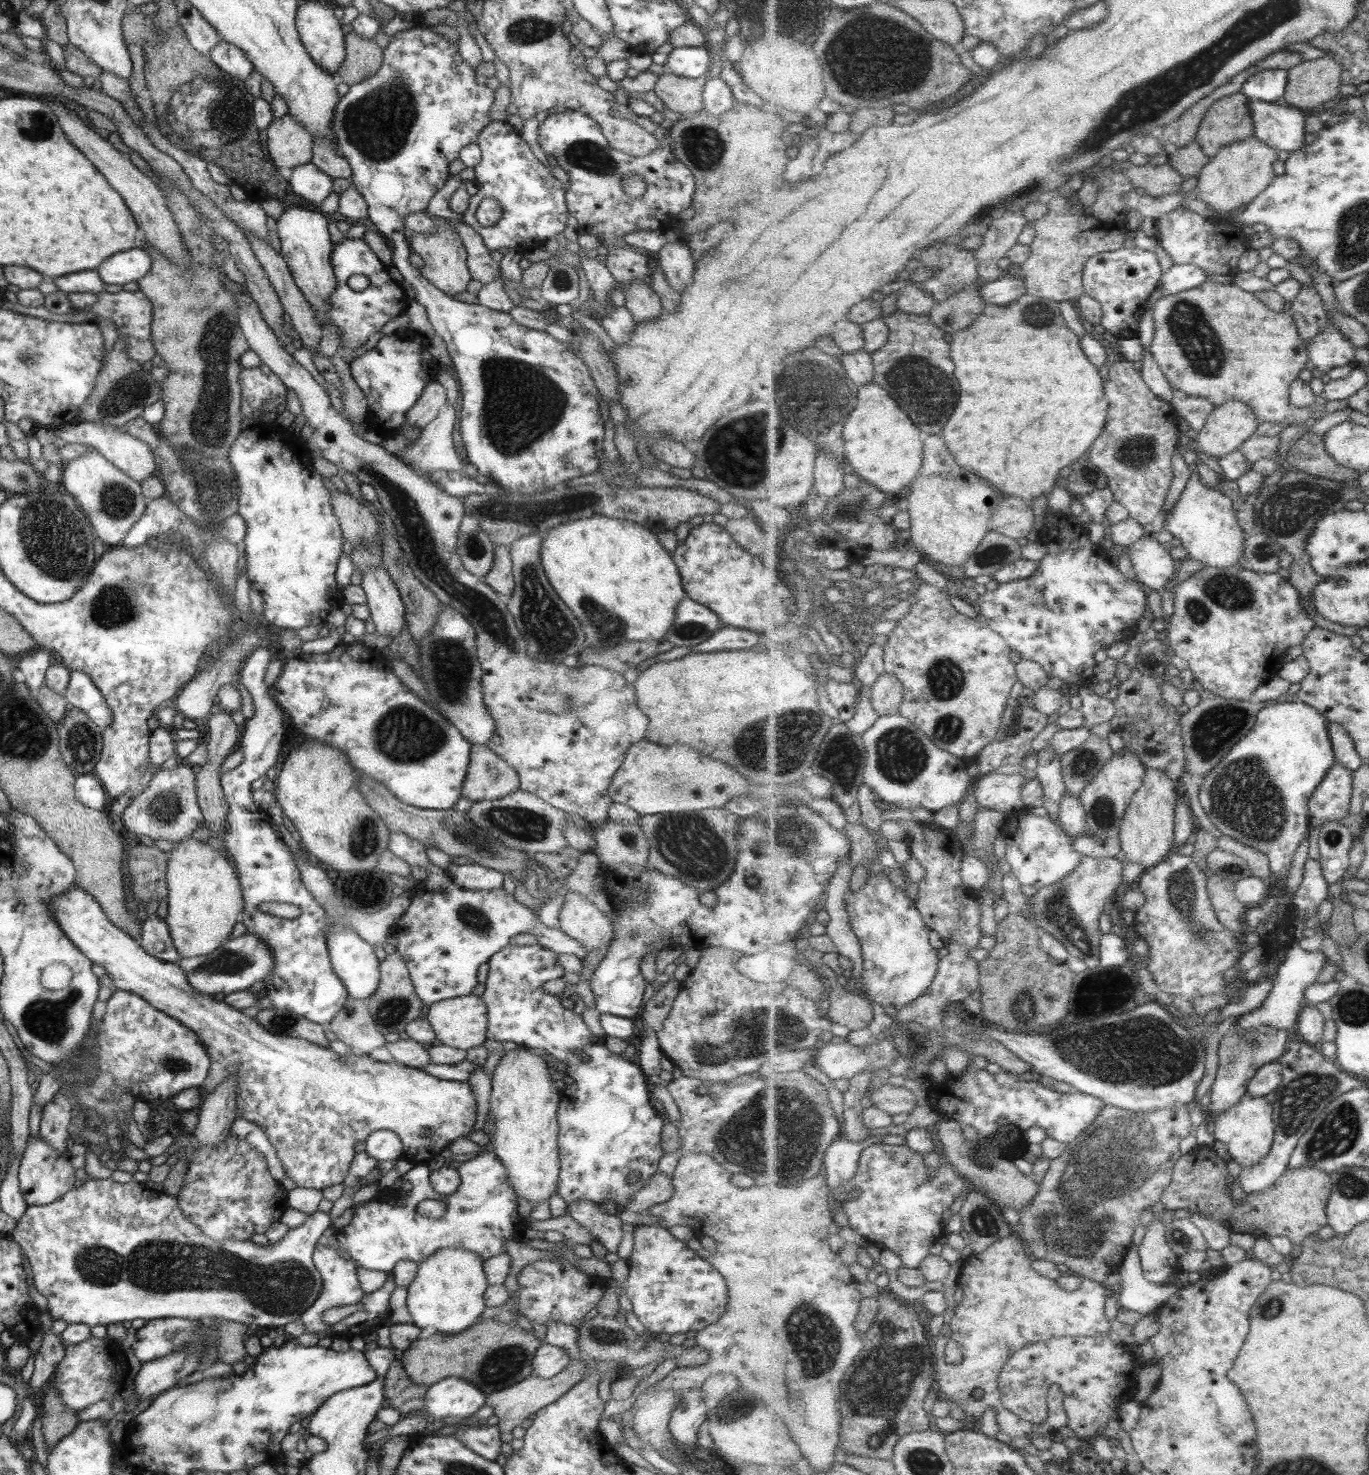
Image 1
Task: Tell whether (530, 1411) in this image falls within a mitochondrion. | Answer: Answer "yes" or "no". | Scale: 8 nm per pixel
no

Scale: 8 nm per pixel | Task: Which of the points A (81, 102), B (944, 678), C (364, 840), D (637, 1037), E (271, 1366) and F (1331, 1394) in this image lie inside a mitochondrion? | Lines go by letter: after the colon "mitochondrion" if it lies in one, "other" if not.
A: other
B: mitochondrion
C: mitochondrion
D: other
E: other
F: other

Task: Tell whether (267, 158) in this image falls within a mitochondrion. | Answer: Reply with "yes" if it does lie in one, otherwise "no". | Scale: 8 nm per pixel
no

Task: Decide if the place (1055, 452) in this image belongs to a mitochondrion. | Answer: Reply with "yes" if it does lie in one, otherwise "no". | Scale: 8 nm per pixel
no

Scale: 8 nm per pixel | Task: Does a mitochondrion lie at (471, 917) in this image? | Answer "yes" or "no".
yes

